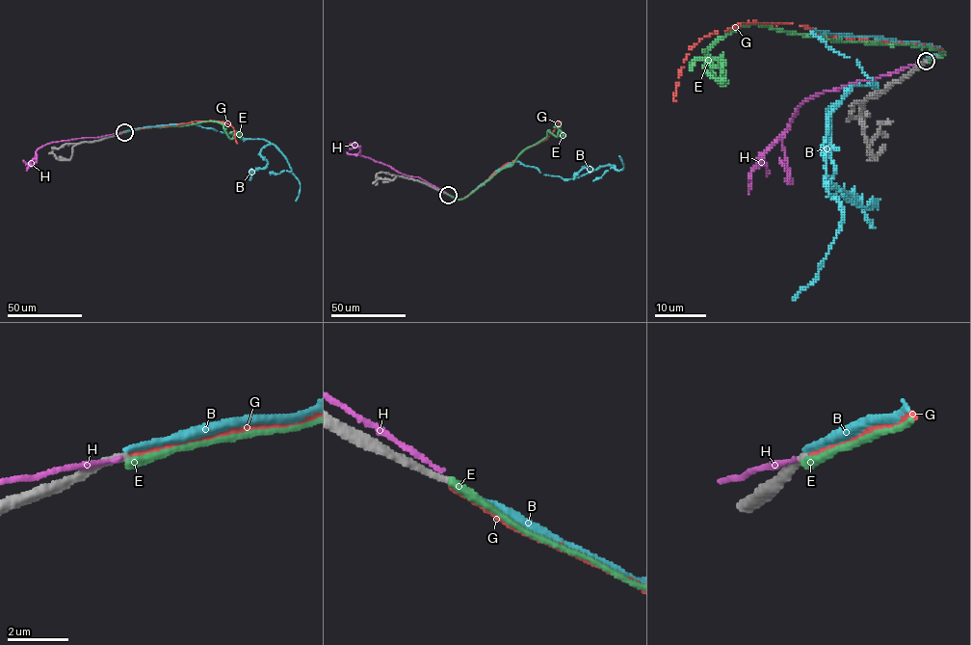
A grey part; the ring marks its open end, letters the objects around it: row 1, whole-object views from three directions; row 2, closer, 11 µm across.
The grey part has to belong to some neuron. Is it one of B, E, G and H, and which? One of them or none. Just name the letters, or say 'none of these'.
none of these

